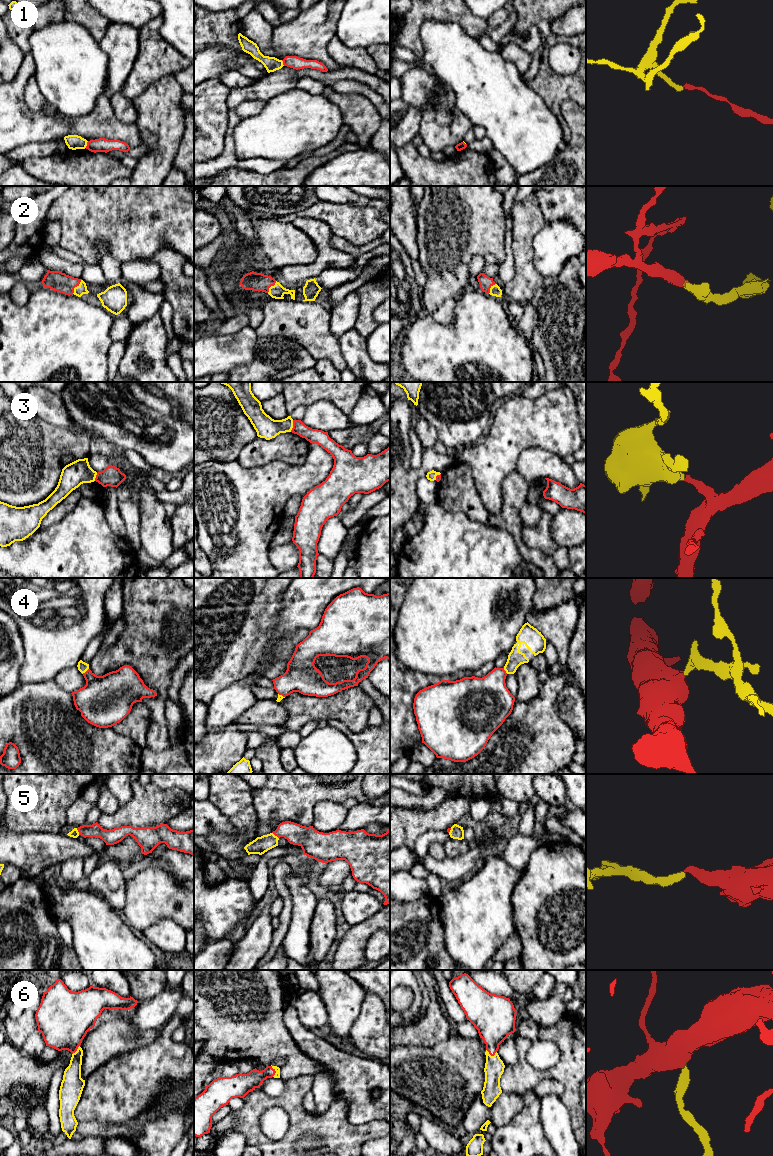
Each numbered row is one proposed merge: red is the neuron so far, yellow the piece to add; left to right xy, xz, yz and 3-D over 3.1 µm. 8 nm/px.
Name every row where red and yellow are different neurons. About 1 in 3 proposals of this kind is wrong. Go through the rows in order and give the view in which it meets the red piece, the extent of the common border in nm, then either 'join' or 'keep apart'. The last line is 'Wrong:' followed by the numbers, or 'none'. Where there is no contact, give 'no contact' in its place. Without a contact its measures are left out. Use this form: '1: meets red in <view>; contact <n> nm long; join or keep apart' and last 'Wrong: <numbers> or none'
1: meets red in xy; contact 60 nm long; keep apart
2: meets red in xy; contact 140 nm long; join
3: meets red in xz; contact 100 nm long; join
4: meets red in xy; contact 70 nm long; join
5: meets red in xy; contact 60 nm long; join
6: meets red in yz; contact 90 nm long; join
Wrong: 1

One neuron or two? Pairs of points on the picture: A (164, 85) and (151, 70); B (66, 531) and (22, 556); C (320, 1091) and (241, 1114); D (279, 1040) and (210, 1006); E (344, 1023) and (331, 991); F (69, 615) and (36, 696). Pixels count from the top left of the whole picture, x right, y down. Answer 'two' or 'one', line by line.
A: two
B: one
C: two
D: one
E: one
F: two

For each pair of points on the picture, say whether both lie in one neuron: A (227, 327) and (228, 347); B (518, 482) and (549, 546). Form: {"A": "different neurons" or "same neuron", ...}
{"A": "different neurons", "B": "different neurons"}

